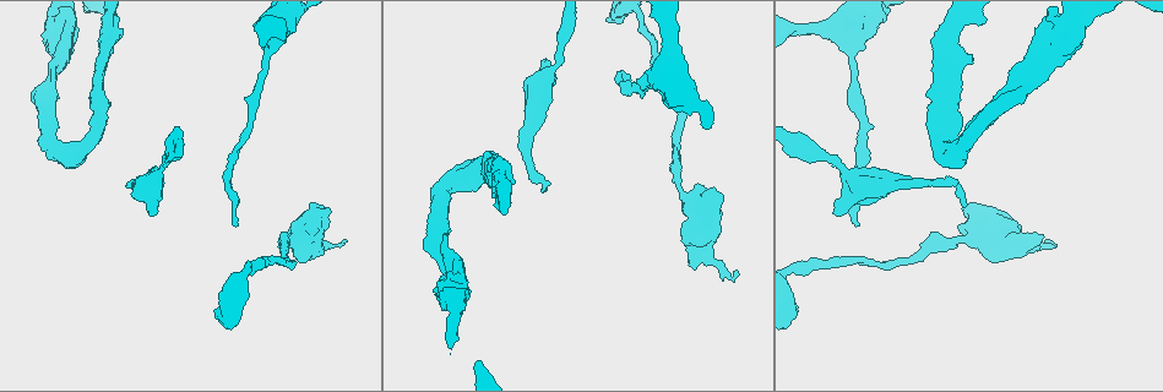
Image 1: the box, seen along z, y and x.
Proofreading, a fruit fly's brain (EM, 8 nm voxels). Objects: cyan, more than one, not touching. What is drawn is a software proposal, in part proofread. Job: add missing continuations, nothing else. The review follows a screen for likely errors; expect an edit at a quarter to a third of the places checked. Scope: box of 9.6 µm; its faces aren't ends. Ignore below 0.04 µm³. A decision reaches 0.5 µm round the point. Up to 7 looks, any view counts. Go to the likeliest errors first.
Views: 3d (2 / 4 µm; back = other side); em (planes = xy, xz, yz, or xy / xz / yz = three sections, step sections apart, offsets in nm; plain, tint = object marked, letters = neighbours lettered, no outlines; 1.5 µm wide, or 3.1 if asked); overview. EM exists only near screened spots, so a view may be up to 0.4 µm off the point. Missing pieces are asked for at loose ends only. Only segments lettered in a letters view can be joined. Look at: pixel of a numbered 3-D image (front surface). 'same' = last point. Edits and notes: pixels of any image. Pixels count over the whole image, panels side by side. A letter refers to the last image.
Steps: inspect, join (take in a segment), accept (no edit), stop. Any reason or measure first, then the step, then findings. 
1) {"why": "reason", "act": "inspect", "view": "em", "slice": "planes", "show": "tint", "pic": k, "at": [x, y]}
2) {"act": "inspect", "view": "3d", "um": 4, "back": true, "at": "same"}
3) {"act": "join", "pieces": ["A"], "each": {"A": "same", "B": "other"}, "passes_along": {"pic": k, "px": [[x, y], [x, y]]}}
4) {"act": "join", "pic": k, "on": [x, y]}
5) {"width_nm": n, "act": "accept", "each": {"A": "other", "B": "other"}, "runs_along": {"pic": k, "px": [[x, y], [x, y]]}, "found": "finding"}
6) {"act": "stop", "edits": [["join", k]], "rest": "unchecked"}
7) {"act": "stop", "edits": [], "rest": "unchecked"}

{"why": "long arm stops here", "act": "inspect", "view": "em", "slice": "planes", "show": "letters", "pic": 1, "at": [234, 226]}

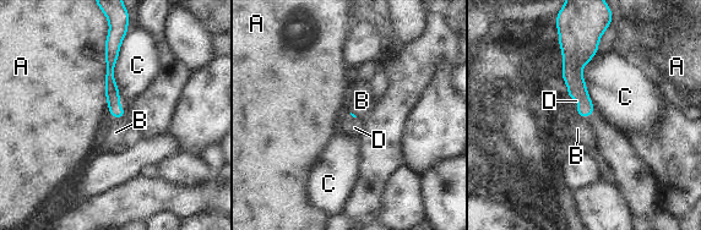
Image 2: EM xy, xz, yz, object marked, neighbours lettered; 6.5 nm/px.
{"act": "join", "pieces": ["D"], "each": {"A": "other", "B": "other", "C": "other", "D": "same"}, "passes_along": {"pic": 2, "px": [[112, 92], [109, 114], [107, 120]]}, "found": "it goes on there"}

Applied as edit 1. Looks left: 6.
{"why": "free end", "act": "inspect", "view": "em", "slice": "xy", "step": 4, "show": "tint", "pic": 1, "at": [734, 281]}

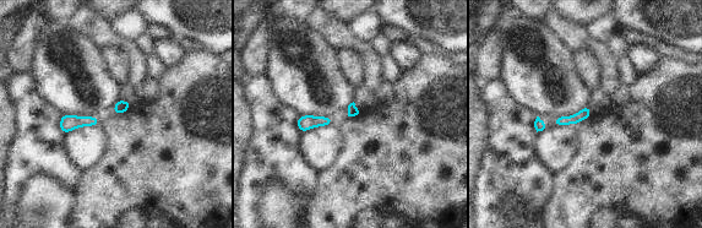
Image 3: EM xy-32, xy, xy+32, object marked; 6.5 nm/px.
{"act": "inspect", "view": "em", "slice": "planes", "show": "letters", "at": "same"}

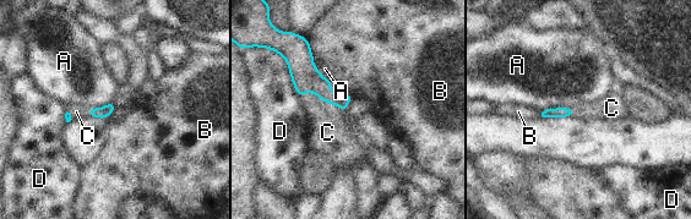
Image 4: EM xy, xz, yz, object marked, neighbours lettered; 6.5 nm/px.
{"act": "join", "pieces": ["C"], "each": {"A": "other", "B": "other", "C": "same", "D": "other"}, "passes_along": {"pic": 4, "px": [[305, 77], [320, 98], [327, 132]]}, "found": "the neuron continues"}

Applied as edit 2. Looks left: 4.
{"act": "stop", "edits": [["join", 2], ["join", 4]], "rest": "unchecked"}

